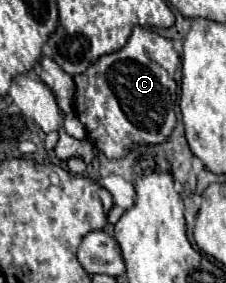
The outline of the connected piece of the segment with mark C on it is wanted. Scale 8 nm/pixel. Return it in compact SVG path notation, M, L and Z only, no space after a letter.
M137 25L125 47L103 55L85 73L75 77L75 115L87 129L87 139L97 145L107 159L127 155L135 145L165 141L175 129L175 91L173 79L179 55L173 43L159 33Z

